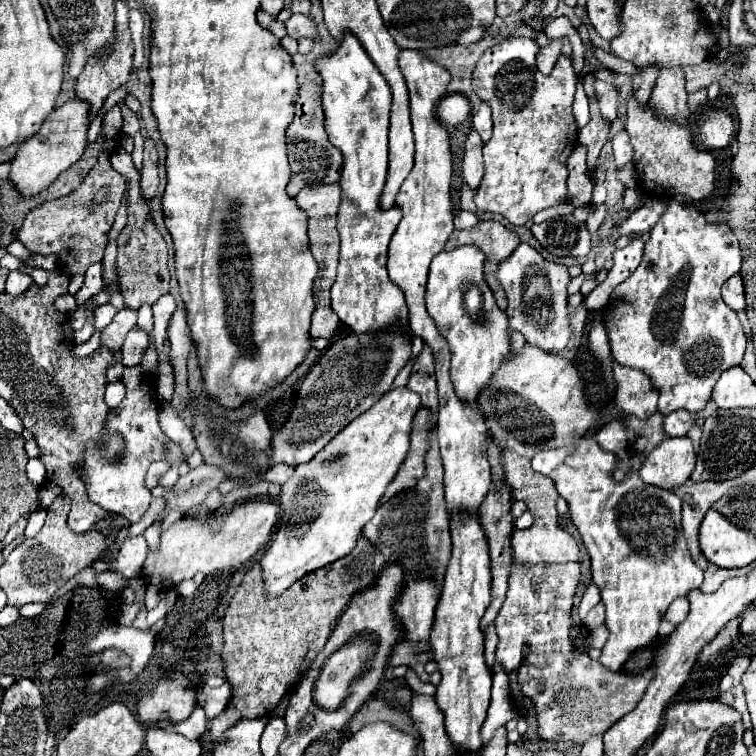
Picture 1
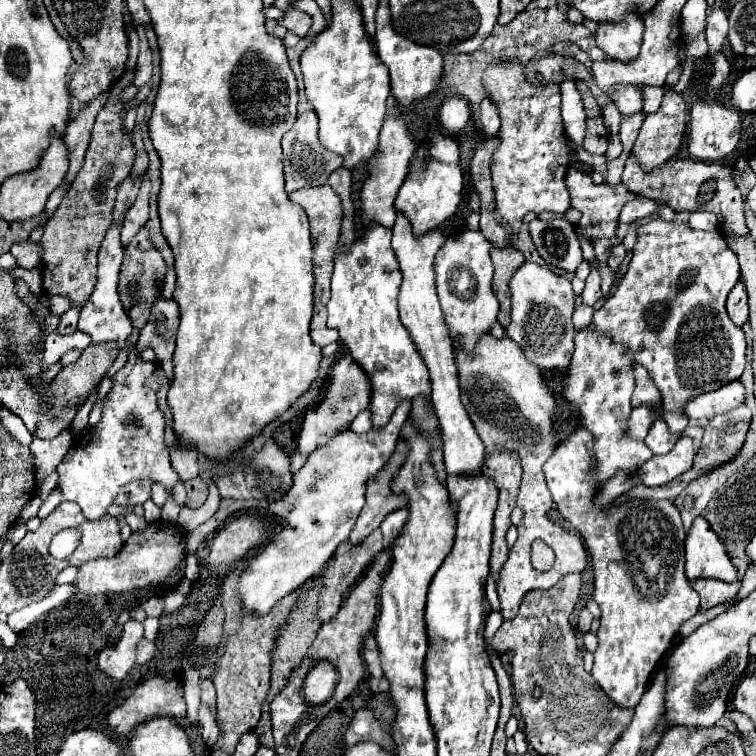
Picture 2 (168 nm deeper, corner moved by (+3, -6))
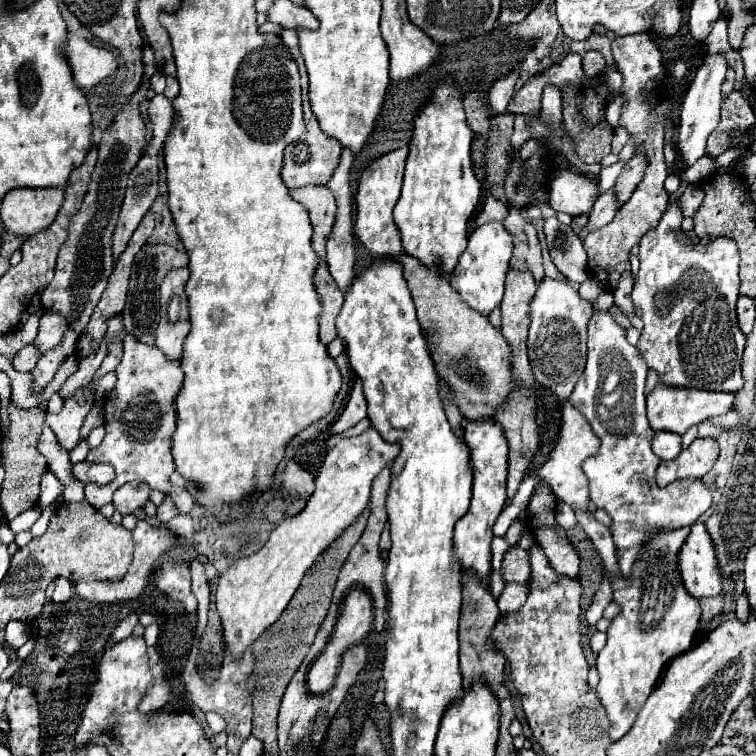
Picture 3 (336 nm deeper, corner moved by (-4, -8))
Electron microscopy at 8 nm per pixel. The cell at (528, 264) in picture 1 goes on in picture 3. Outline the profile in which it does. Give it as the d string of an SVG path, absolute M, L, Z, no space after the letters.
M543 279L531 303L531 329L529 329L529 359L535 381L551 389L559 399L567 399L575 389L587 361L587 321L593 315L593 305L583 301L577 291L555 279Z

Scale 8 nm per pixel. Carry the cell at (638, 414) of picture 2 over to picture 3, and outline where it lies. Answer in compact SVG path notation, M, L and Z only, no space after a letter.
M659 383L655 391L647 395L647 417L653 431L671 431L683 435L689 427L699 425L701 421L723 415L729 409L733 409L733 393L715 393L715 391L703 391L703 389L687 389L687 387L671 387L665 383Z

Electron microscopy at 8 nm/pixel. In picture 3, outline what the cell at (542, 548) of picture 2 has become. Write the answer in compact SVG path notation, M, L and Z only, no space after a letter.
M539 527L535 529L535 539L543 547L549 563L561 571L561 575L577 577L579 575L579 555L571 547L567 535L559 535L551 527Z

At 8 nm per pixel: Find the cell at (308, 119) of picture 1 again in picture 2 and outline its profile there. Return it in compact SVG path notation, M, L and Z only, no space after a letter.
M308 109L298 115L294 127L282 137L282 149L284 149L284 177L286 177L286 193L292 193L296 189L302 189L306 185L318 187L324 185L336 169L342 167L342 157L324 149L318 141L318 117L314 109Z

